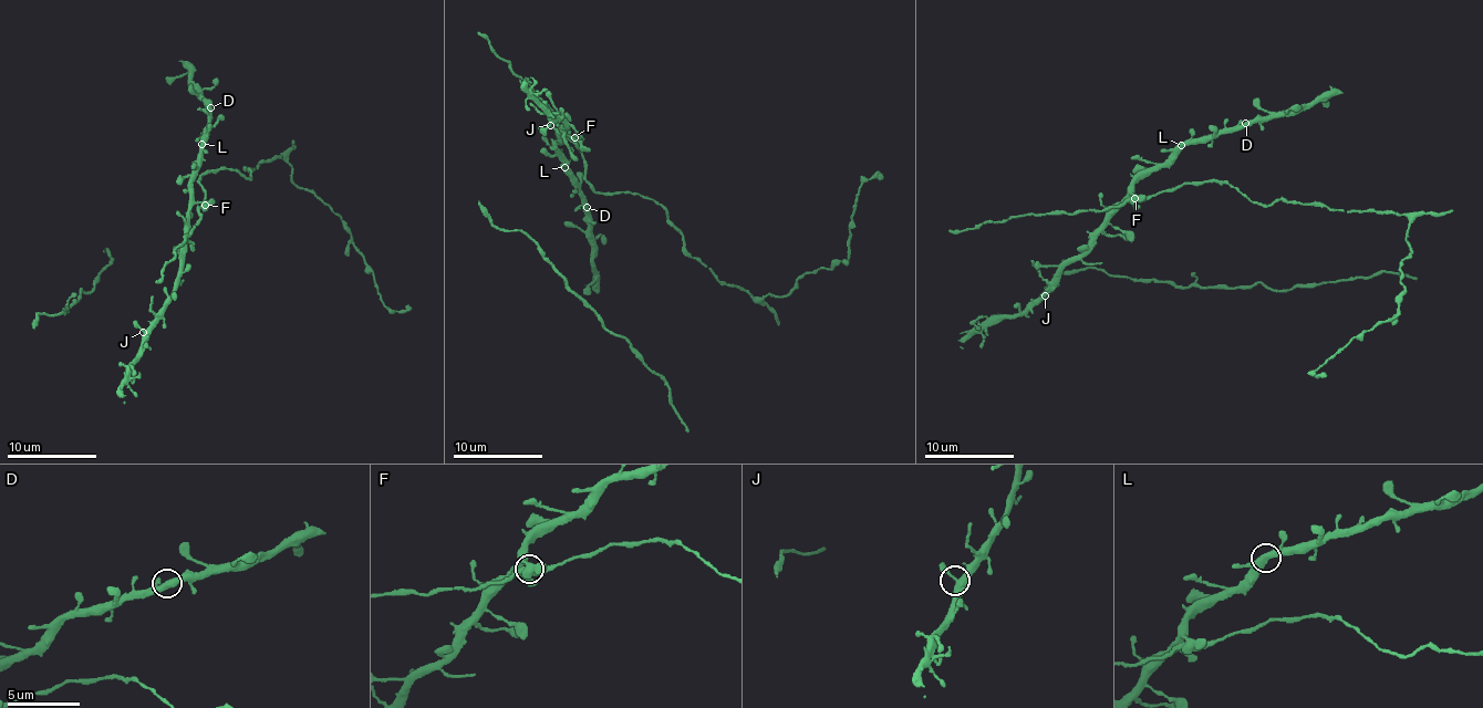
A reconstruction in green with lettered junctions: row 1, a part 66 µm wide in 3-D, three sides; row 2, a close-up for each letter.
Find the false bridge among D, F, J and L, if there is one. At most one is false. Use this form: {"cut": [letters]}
{"cut": []}

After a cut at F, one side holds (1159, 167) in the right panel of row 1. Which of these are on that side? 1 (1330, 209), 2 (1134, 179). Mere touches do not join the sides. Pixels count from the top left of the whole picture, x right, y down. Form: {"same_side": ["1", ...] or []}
{"same_side": ["2"]}

